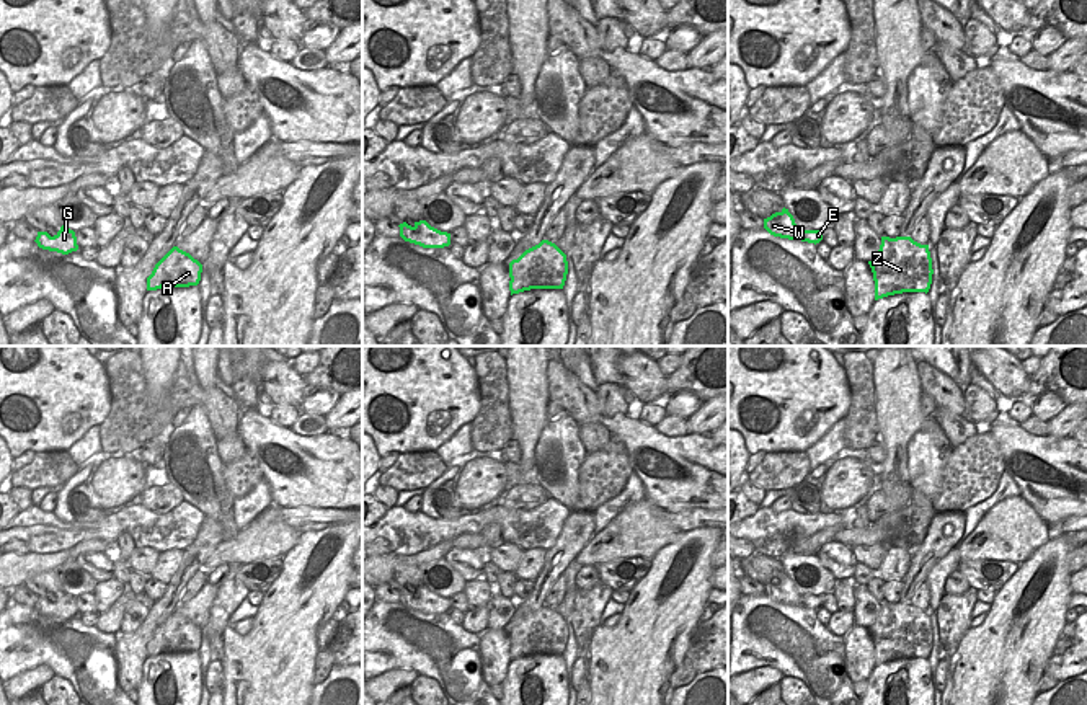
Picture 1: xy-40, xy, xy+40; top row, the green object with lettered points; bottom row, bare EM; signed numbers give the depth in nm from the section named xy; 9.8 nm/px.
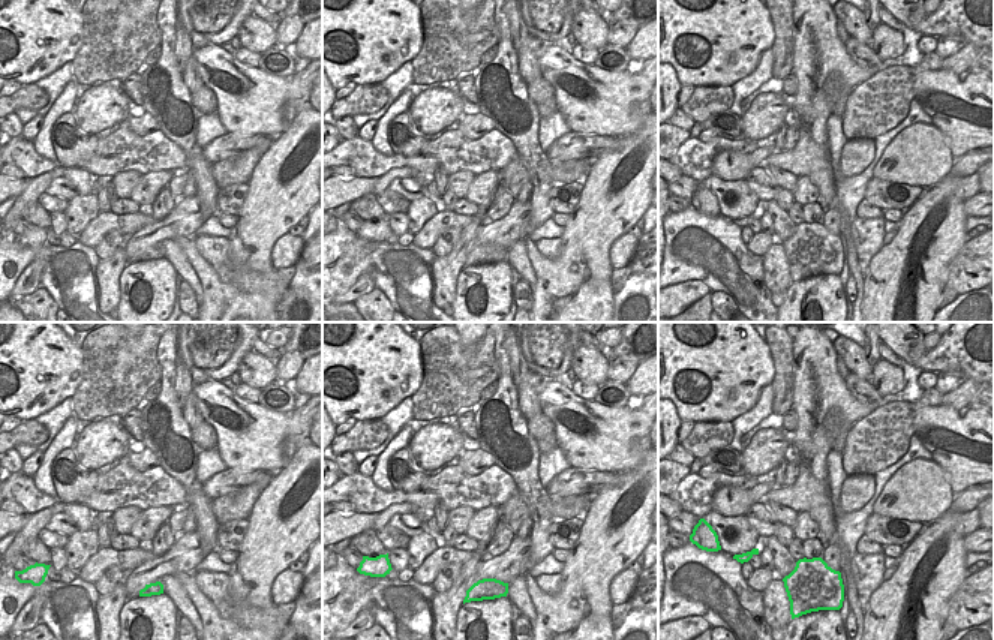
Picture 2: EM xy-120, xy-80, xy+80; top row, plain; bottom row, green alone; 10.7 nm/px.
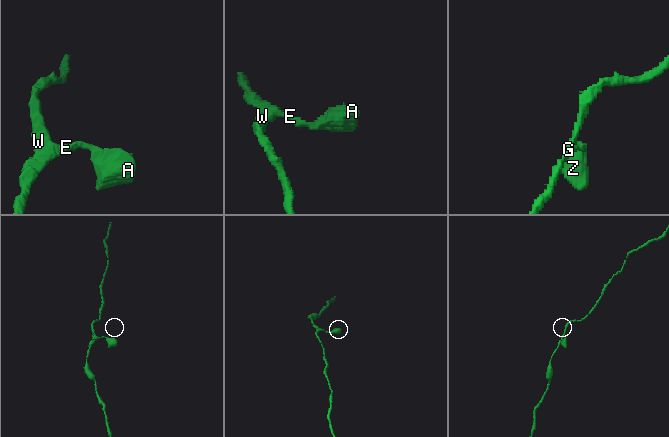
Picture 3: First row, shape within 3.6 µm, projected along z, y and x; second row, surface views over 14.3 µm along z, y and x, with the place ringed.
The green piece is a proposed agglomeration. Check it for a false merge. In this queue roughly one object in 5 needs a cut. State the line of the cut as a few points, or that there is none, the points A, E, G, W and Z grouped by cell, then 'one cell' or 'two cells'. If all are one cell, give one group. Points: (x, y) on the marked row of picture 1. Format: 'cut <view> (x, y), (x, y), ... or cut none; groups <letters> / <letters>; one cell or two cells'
cut none; groups A E G W Z; one cell

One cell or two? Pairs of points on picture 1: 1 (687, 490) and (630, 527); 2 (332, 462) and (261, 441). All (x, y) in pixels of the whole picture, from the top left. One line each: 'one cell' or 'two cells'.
1: two cells
2: one cell

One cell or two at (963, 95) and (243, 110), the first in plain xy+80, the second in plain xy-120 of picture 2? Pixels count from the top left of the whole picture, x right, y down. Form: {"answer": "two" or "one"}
{"answer": "one"}

